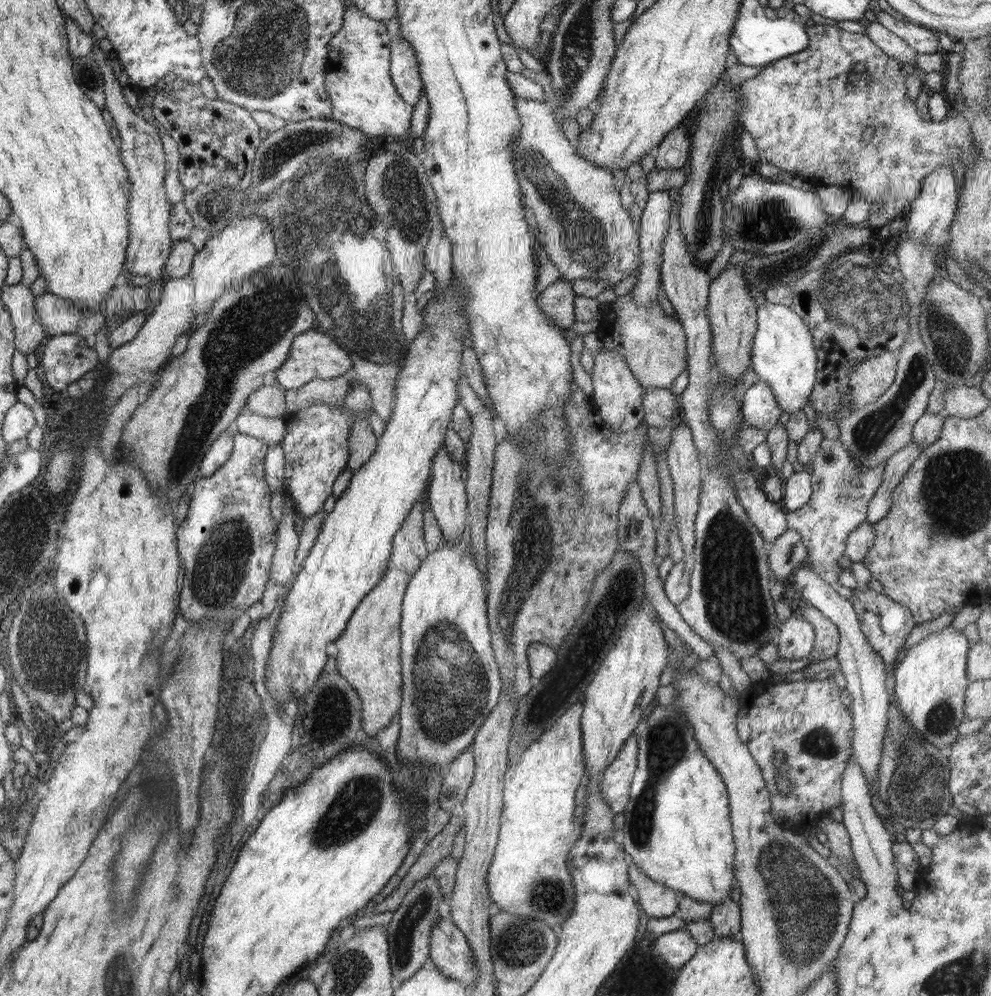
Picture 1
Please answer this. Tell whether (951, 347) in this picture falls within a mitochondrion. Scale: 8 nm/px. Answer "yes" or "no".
yes

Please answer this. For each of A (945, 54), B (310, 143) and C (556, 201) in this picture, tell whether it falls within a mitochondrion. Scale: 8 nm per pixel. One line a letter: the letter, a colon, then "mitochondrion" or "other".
A: other
B: mitochondrion
C: mitochondrion

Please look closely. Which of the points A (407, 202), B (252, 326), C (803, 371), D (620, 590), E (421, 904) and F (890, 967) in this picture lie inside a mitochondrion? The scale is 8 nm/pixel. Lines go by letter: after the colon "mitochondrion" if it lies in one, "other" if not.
A: mitochondrion
B: mitochondrion
C: other
D: mitochondrion
E: mitochondrion
F: other

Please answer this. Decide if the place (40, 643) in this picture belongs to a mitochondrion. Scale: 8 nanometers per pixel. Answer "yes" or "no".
yes

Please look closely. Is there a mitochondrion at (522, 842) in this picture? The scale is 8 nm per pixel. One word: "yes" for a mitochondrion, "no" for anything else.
no

